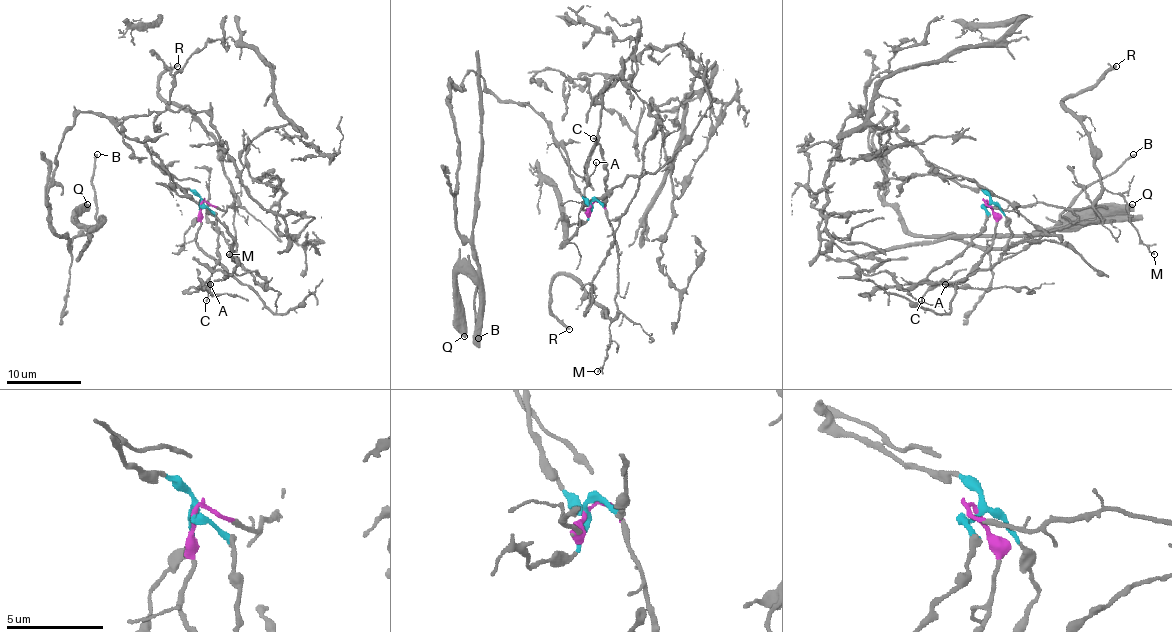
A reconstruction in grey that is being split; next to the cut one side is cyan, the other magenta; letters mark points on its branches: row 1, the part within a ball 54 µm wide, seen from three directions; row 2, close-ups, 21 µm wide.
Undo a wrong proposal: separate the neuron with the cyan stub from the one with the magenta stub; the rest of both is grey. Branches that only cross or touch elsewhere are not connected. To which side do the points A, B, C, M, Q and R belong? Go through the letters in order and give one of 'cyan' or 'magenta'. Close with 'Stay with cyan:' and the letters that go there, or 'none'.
A: cyan
B: cyan
C: cyan
M: magenta
Q: cyan
R: magenta
Stay with cyan: A, B, C, Q

